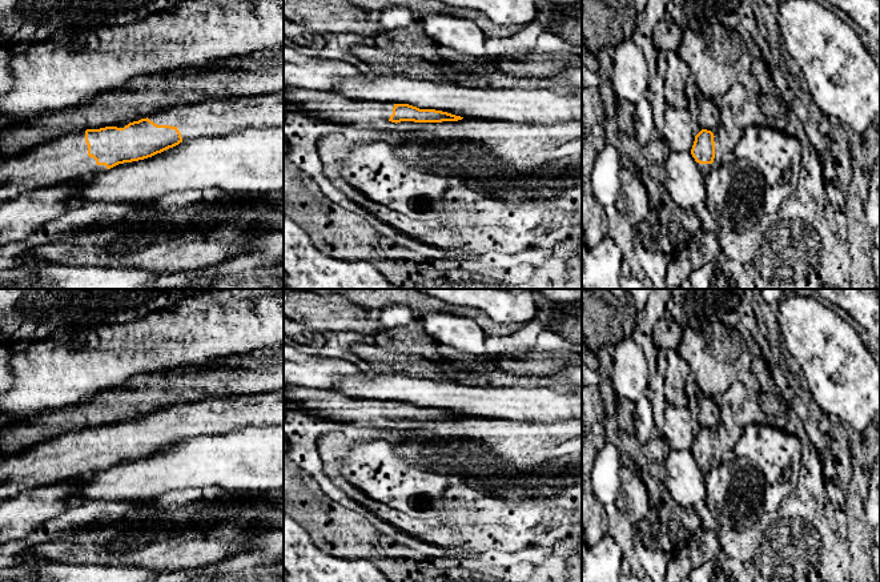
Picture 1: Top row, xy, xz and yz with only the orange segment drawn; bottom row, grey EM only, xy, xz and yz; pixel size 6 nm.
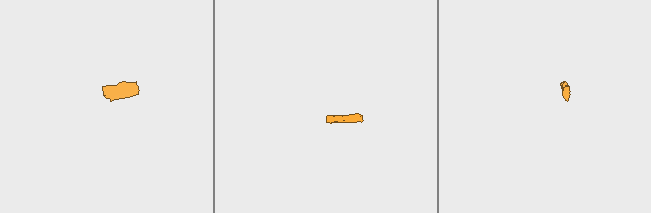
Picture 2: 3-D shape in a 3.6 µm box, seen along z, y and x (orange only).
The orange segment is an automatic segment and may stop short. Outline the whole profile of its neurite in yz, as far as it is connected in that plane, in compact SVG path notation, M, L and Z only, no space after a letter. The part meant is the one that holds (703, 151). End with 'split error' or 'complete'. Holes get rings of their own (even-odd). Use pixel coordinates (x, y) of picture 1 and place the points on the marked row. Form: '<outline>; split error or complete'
M702 129L696 136L691 149L691 154L699 164L699 169L706 176L712 168L711 164L715 158L715 141L714 133L707 129Z; split error

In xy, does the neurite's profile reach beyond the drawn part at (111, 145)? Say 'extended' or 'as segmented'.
extended

